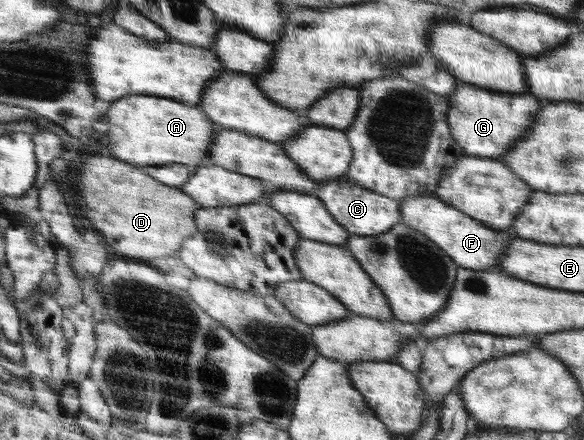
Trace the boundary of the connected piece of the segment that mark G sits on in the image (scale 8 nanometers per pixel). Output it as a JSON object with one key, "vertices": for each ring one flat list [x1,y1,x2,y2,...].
{"vertices":[[460,82,447,97,451,135,468,156,498,158,529,131,548,100,529,93,503,93]]}

